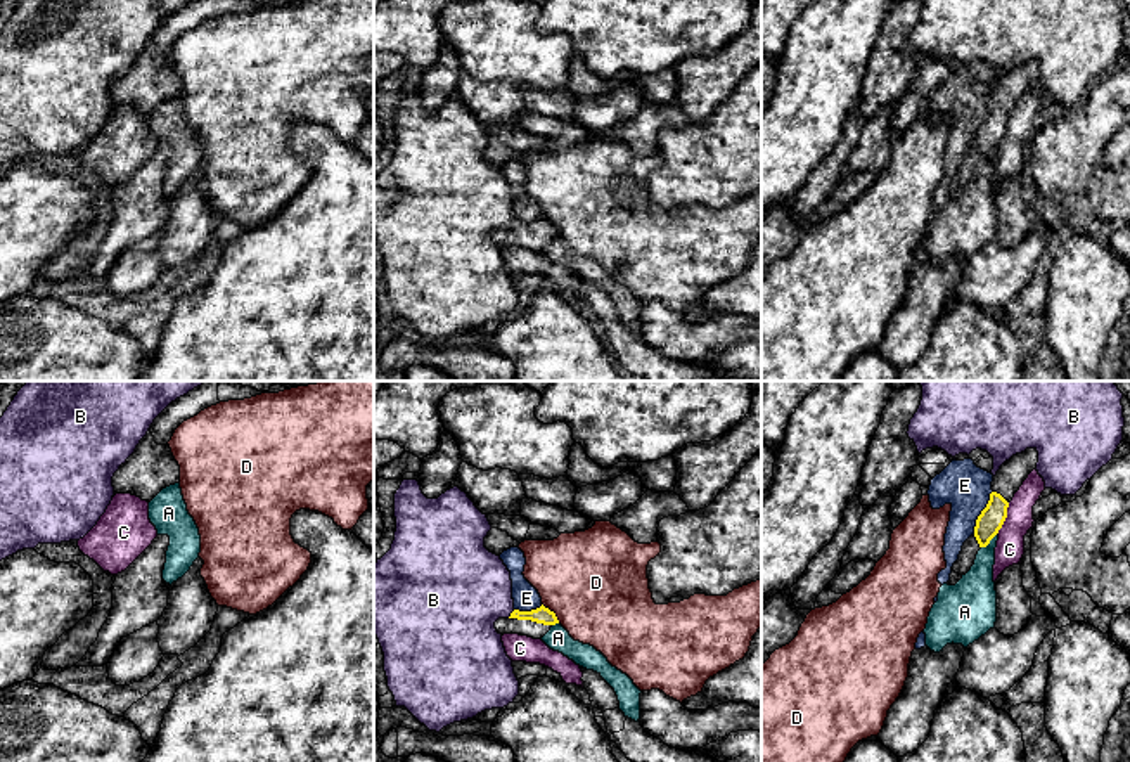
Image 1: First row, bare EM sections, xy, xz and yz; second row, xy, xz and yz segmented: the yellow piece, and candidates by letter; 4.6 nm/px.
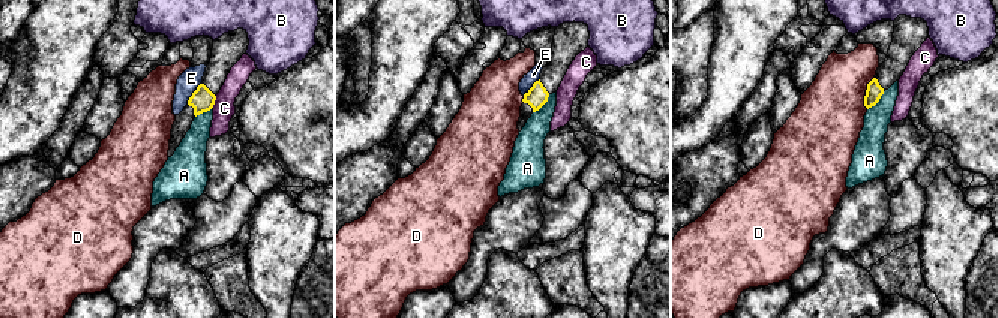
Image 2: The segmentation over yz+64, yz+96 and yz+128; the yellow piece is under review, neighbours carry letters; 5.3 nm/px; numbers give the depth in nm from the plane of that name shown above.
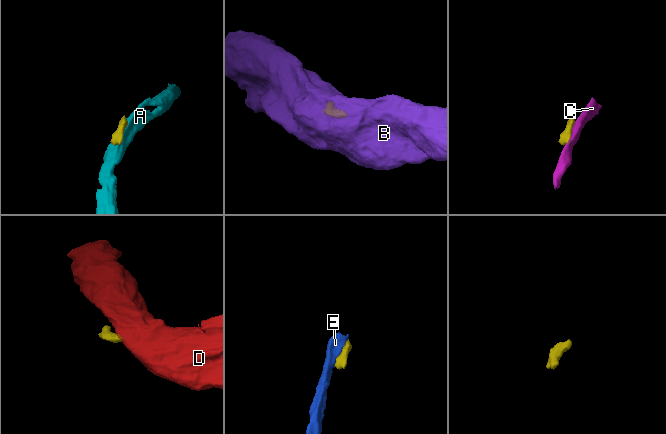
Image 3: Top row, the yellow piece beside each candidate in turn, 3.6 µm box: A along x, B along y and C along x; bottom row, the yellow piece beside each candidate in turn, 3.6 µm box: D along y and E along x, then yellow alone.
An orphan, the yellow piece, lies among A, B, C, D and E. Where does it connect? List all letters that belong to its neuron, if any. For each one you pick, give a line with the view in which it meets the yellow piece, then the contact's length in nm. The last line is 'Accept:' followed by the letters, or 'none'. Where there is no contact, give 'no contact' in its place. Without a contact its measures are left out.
Accept: none

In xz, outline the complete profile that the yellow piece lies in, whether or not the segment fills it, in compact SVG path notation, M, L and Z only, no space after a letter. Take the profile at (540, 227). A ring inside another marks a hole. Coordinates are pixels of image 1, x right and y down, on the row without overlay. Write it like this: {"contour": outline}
{"contour": "M543 216L531 223L514 222L509 230L498 230L495 241L498 246L519 246L542 251L552 237L559 236L554 223Z"}

